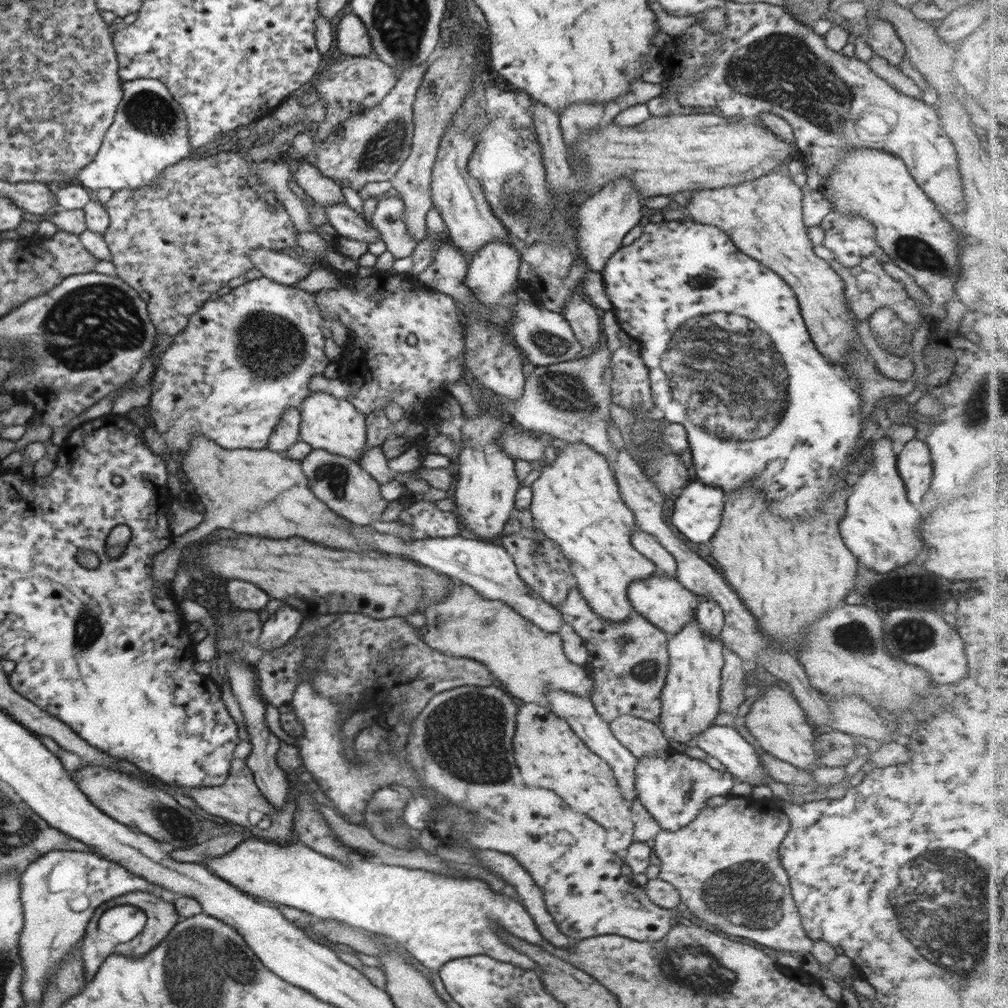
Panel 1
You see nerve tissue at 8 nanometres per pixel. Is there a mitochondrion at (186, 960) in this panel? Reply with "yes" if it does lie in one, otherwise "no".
yes

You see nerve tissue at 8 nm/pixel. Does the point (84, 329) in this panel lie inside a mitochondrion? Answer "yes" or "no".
yes

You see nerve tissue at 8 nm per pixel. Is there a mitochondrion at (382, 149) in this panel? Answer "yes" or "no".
yes

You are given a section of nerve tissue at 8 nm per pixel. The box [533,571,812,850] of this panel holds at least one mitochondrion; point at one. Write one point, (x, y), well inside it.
(646, 671)

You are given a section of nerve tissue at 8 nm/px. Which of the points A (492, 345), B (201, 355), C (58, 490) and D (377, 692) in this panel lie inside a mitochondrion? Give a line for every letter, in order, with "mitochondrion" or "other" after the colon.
A: other
B: other
C: other
D: other

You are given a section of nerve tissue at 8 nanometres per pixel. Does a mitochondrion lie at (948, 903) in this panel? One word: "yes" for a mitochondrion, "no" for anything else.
yes

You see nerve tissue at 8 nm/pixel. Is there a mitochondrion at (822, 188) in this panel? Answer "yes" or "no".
no

